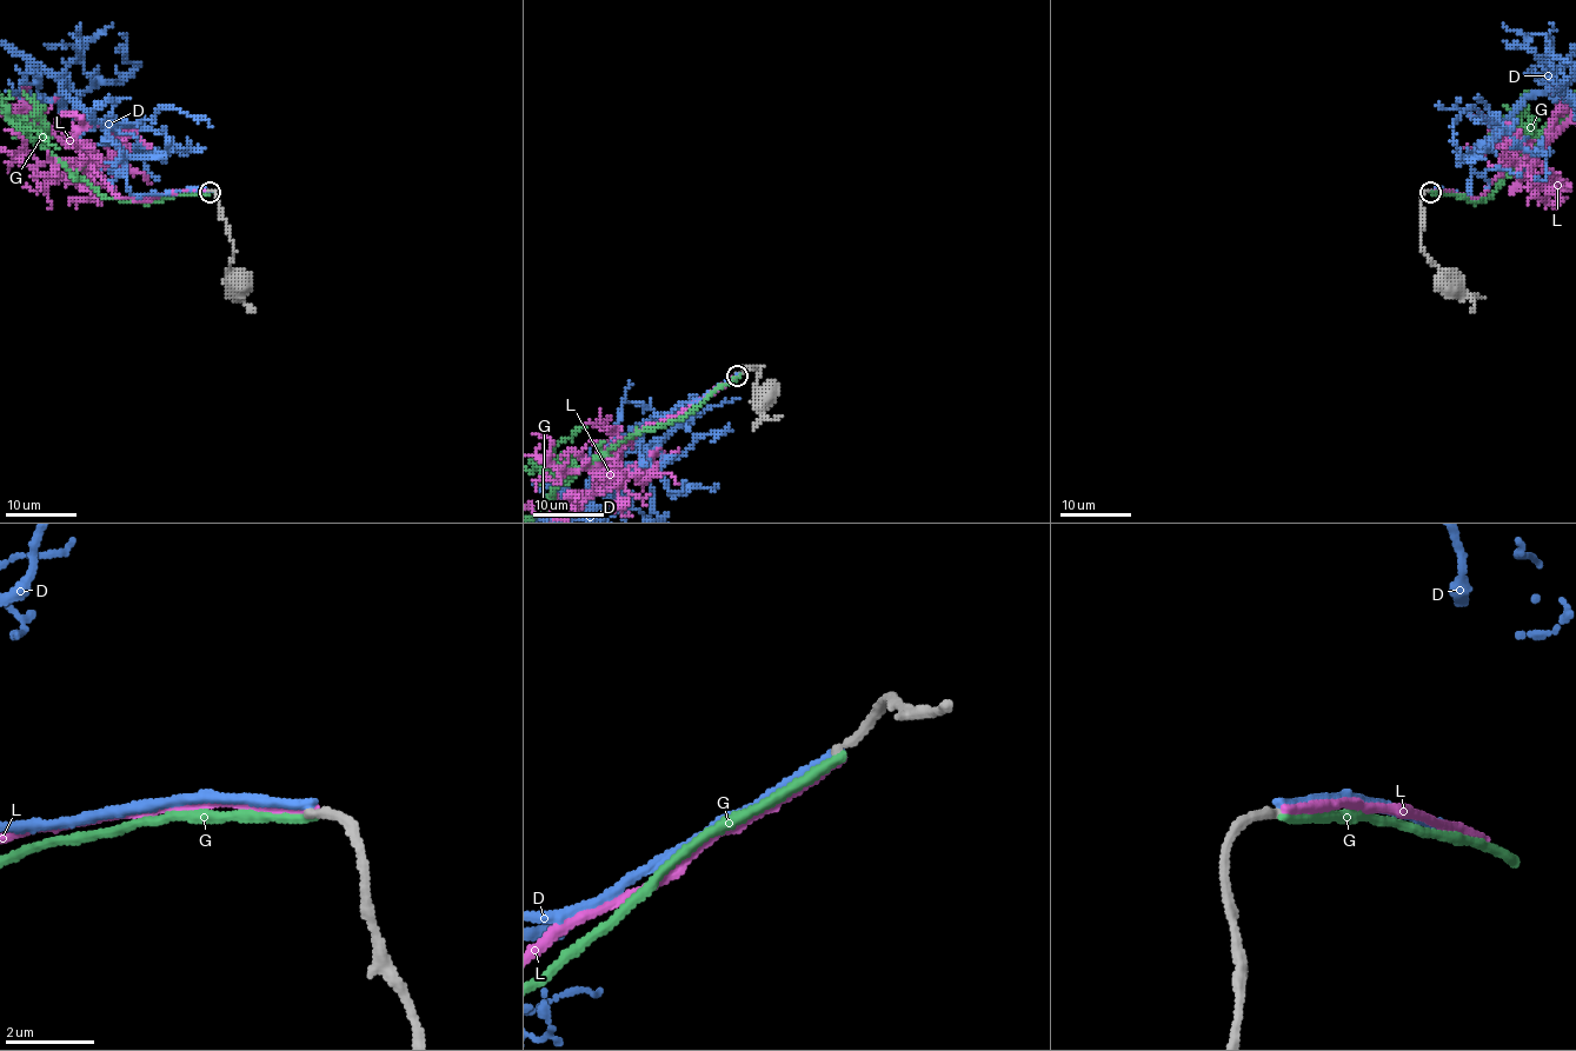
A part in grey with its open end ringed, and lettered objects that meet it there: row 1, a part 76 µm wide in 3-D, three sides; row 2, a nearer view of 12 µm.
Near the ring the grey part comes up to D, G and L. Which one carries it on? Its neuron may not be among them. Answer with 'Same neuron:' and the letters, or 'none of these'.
Same neuron: none of these

